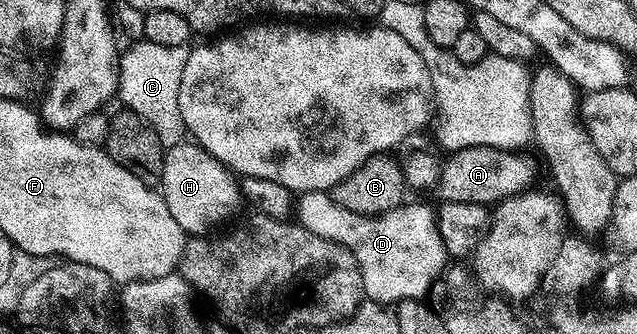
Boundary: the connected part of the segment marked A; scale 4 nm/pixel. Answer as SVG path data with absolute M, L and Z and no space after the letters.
M475 145L469 149L457 149L449 157L443 162L442 175L438 184L440 189L444 188L445 202L448 203L461 201L467 205L492 207L508 197L525 192L529 188L528 183L532 179L531 167L514 151Z

